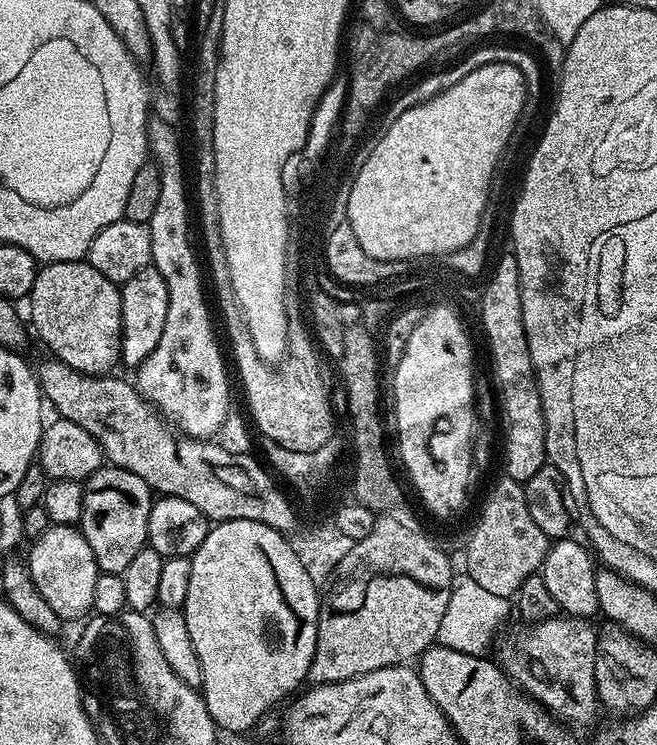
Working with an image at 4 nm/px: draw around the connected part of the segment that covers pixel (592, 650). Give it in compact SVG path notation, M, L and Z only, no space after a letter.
M557 614L539 620L537 624L525 623L512 636L512 645L504 652L502 667L512 677L513 684L537 700L542 708L547 708L557 720L565 725L577 724L584 728L596 716L598 697L596 694L596 641L598 628L591 619L582 616Z

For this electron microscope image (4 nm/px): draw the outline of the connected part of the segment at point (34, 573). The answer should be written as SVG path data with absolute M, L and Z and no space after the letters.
M52 524L41 536L35 537L31 544L32 549L26 555L26 563L30 578L34 578L34 586L38 586L38 594L46 598L61 621L83 621L93 611L94 582L98 582L101 573L94 562L94 550L90 550L90 542L86 542L79 527Z

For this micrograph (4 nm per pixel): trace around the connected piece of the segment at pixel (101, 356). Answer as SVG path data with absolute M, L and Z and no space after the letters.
M87 259L67 260L44 264L34 278L32 295L32 324L40 340L49 348L51 355L66 366L84 372L88 376L108 374L120 360L120 331L122 330L122 298L120 288L106 274L98 274Z

